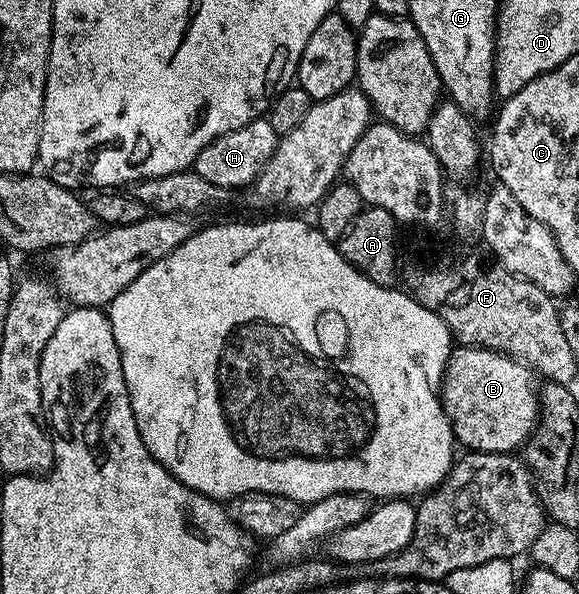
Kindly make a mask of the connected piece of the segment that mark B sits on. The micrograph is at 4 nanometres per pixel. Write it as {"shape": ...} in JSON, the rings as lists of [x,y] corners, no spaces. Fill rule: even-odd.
{"shape":[[[458,347],[446,362],[440,396],[459,446],[476,453],[513,454],[525,446],[540,416],[535,374],[522,362],[492,349]]]}

